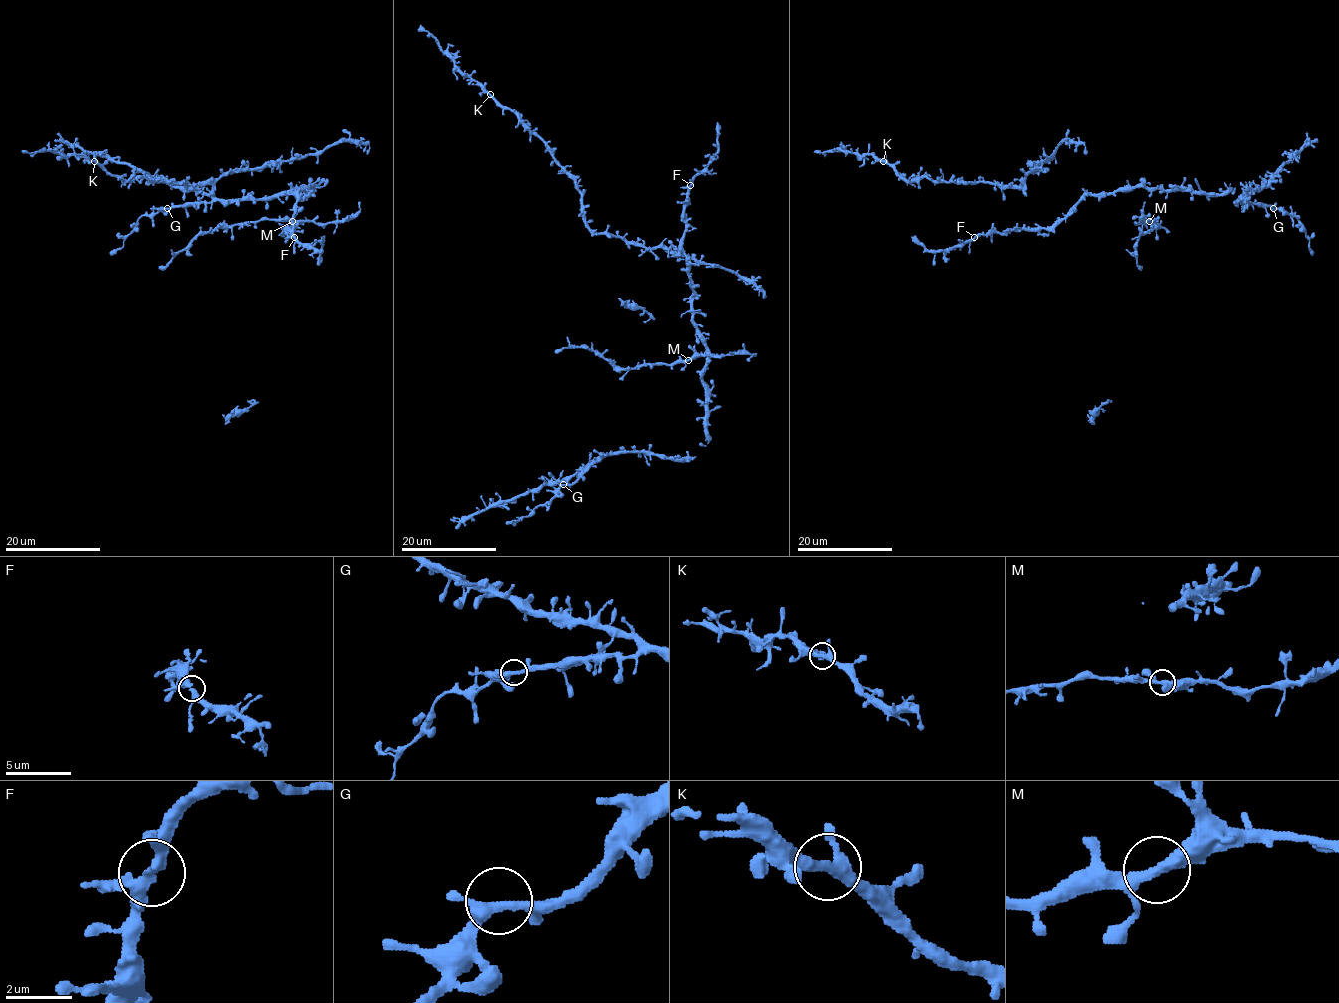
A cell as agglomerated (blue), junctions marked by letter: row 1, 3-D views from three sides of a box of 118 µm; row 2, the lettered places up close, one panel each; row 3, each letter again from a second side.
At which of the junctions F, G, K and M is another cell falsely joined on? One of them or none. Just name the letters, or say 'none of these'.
none of these

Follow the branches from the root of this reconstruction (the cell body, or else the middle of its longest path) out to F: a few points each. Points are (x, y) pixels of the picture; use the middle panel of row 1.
F: (692, 300), (692, 278), (682, 248), (687, 189), (691, 185)

